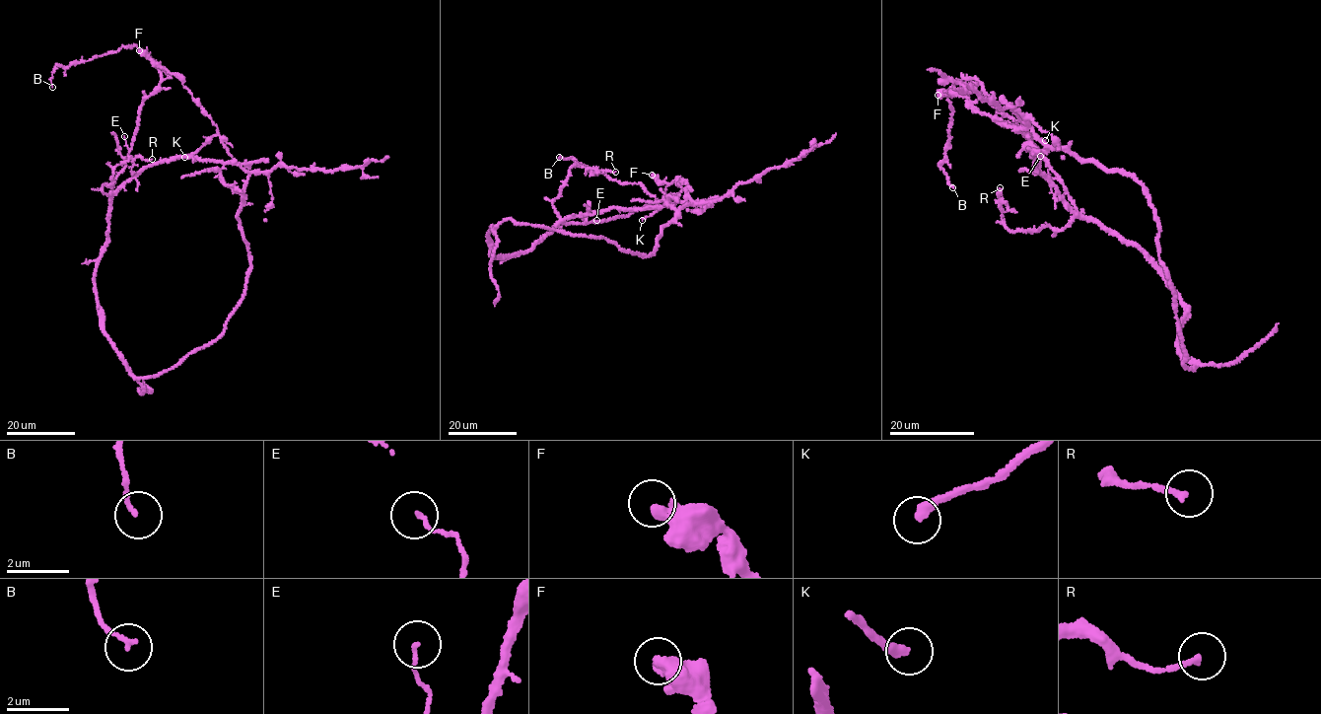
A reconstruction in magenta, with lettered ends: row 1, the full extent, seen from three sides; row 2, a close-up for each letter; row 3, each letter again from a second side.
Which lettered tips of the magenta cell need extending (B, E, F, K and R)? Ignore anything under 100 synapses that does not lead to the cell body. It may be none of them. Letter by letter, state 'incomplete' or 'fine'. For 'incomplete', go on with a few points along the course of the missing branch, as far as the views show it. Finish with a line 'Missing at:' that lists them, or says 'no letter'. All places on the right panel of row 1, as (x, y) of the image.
B: fine
E: fine
F: fine
K: fine
R: fine
Missing at: no letter

